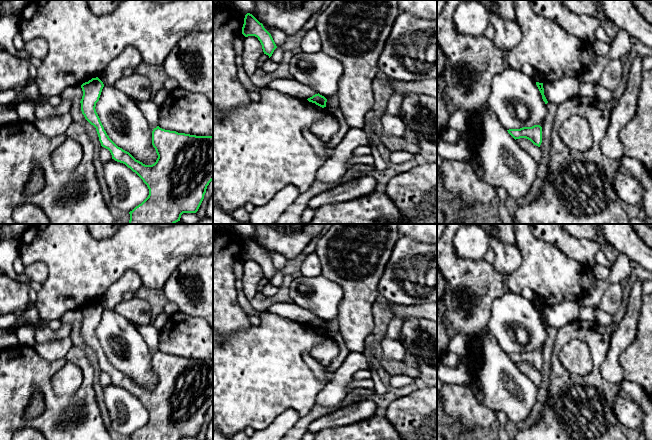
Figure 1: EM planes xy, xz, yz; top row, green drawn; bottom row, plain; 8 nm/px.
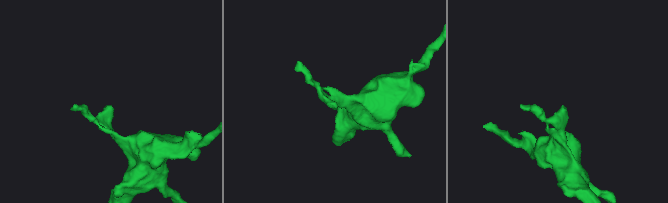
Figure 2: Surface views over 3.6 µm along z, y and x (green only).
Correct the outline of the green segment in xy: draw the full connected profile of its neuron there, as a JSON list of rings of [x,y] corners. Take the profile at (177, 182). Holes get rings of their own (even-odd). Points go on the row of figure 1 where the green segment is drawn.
[[[98,77],[81,85],[82,114],[96,128],[101,146],[110,151],[112,159],[125,164],[135,172],[149,189],[148,197],[129,212],[128,224],[175,224],[180,221],[183,213],[196,213],[204,199],[207,186],[213,180],[213,136],[178,133],[157,126],[152,131],[152,145],[158,158],[154,164],[145,165],[118,147],[104,130],[95,109],[103,87],[104,84]]]

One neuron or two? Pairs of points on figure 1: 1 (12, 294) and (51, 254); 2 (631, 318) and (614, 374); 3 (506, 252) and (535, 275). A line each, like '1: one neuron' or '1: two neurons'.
1: two neurons
2: one neuron
3: two neurons

